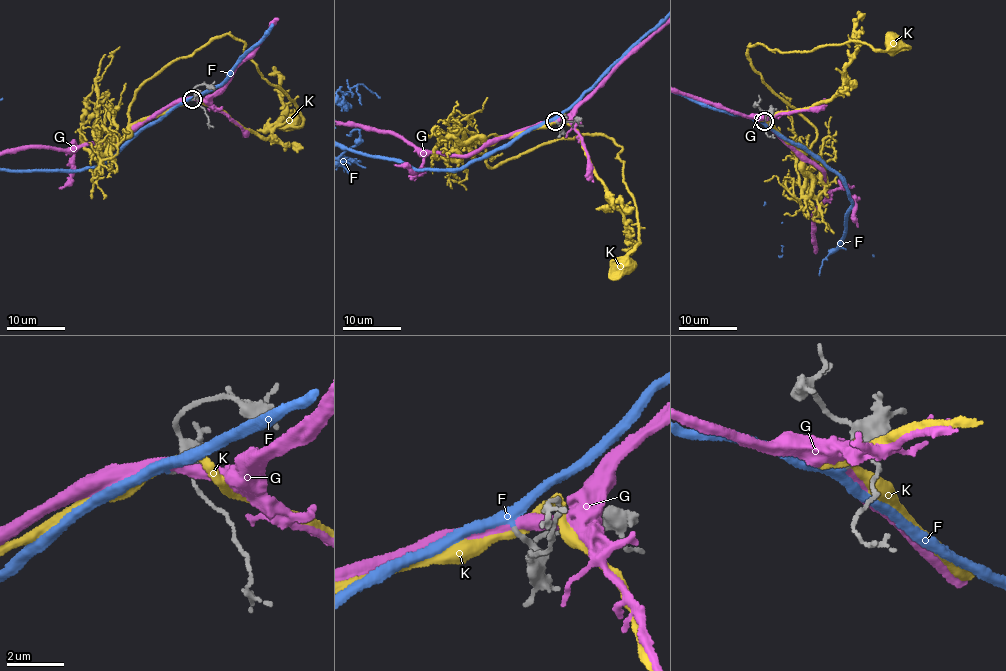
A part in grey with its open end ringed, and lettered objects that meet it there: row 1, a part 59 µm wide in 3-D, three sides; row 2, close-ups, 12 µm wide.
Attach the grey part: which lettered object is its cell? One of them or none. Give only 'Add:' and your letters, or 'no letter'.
Add: F

